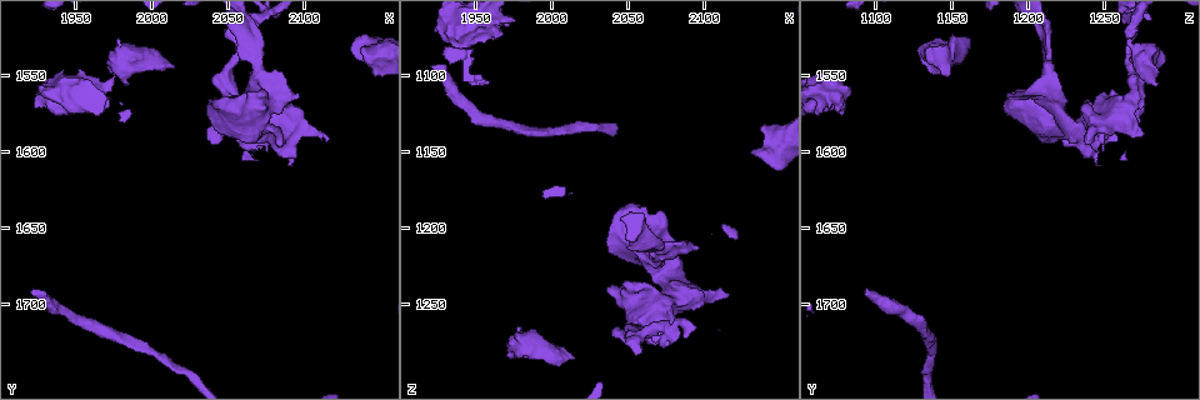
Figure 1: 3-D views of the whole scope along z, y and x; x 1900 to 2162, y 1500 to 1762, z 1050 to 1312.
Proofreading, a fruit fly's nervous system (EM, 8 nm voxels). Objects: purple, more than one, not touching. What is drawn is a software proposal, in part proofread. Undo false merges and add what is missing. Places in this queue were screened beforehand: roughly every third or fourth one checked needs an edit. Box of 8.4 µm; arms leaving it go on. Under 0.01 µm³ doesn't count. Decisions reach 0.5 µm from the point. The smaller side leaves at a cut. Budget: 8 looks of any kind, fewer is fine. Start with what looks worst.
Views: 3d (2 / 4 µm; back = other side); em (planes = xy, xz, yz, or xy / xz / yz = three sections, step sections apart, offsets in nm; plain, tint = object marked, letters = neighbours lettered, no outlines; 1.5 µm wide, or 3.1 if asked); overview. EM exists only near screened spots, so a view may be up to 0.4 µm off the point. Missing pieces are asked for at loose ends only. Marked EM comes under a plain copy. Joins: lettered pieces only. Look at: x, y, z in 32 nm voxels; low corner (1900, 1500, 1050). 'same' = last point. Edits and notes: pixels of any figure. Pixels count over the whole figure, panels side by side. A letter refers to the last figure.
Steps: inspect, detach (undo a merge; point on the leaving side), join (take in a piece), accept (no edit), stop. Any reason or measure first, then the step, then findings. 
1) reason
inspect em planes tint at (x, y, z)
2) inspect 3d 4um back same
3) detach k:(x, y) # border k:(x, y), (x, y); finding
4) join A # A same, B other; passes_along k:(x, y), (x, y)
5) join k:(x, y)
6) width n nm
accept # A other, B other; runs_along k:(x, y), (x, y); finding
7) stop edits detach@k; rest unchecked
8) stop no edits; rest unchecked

sudden change in width
inspect 3d 4um at (1932, 1560, 1068)

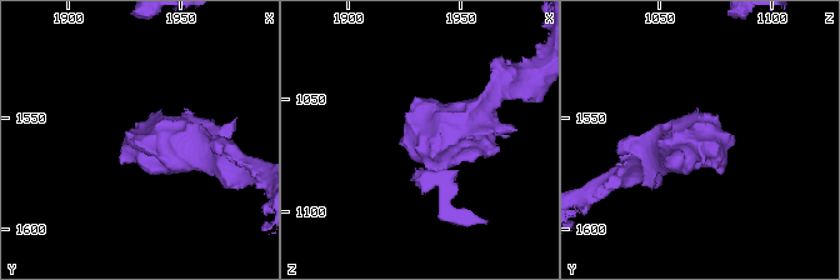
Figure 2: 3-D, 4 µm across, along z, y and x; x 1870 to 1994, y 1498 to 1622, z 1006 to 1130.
inspect em yz step 4 tint at (1931, 1563, 1068)

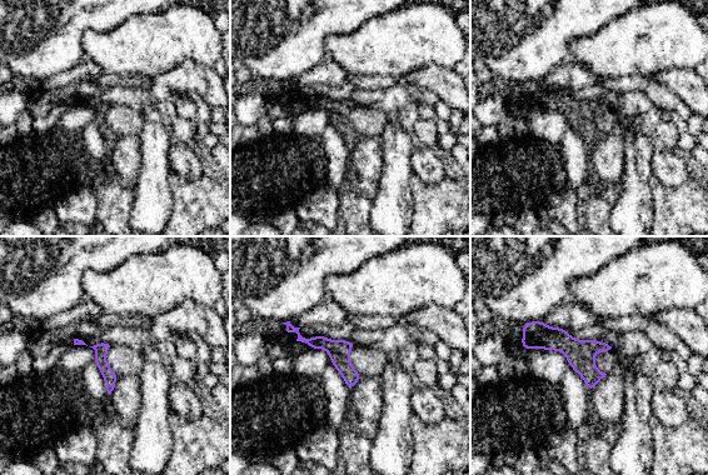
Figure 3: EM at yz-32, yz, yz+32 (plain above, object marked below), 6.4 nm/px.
inspect em planes letters same

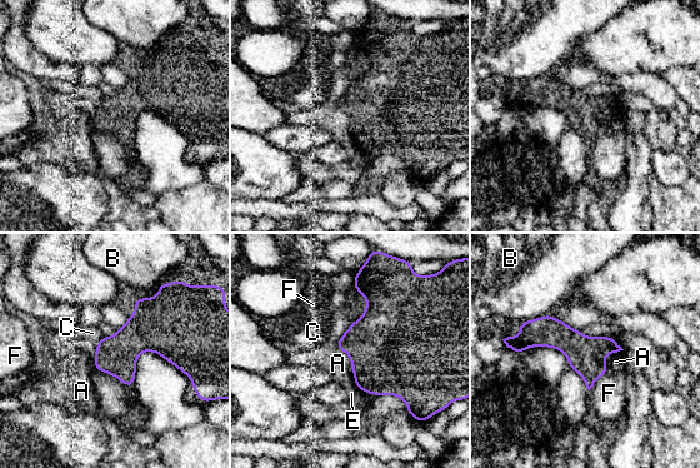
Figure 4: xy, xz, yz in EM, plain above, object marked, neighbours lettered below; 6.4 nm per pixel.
accept # A other, B other, C other, E other, F other; border 4:(336, 347), (350, 358), (355, 386); continuous, no second neuron

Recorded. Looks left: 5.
long arm stops here
inspect em planes letters at (2012, 1542, 1284)

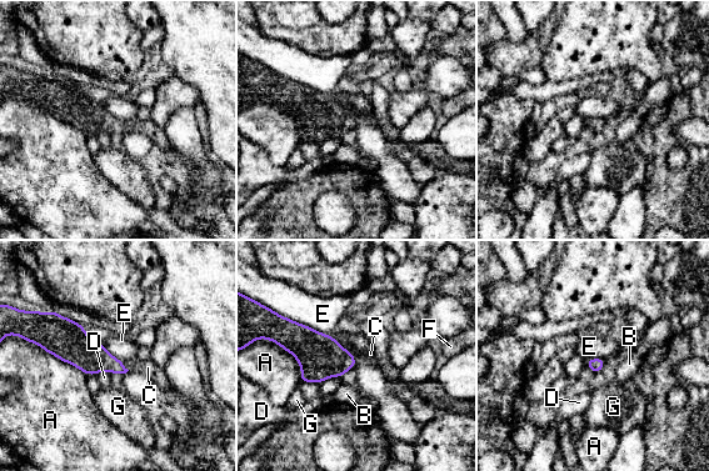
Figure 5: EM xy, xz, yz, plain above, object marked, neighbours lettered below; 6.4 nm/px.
longest_contact E 600 nm
join C # A other, B other, C same, D other, E other, F other, G other; passes_along 5:(88, 355), (124, 366), (148, 367); the neuron continues

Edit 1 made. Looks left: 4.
see it whole again
inspect overview

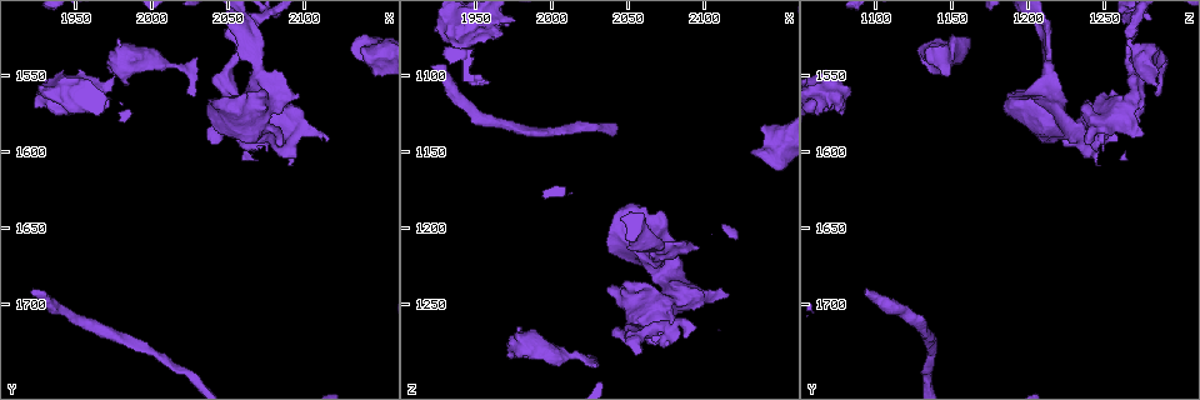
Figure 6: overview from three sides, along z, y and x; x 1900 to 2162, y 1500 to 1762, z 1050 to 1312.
free end
inspect 3d 2um at (1922, 1692, 1092)

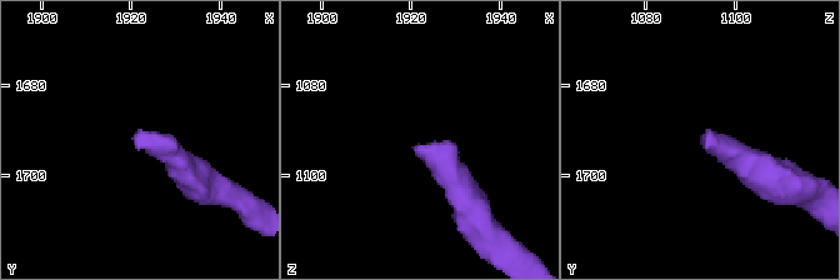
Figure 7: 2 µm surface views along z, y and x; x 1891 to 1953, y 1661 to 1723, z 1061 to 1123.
now the EM
inspect em xy step 4 letters at (1922, 1691, 1093)

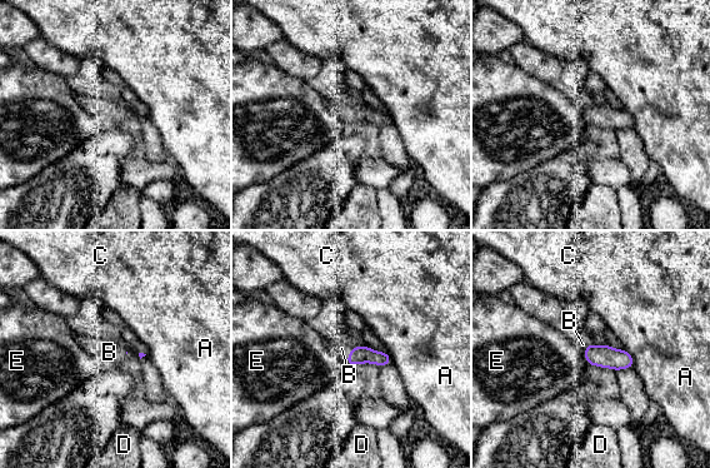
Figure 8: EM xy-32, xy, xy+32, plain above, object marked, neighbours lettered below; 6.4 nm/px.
join B # A other, B same, C other, D other, E other; the neuron continues

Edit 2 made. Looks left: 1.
stop edits join@5, join@8; rest unchecked

